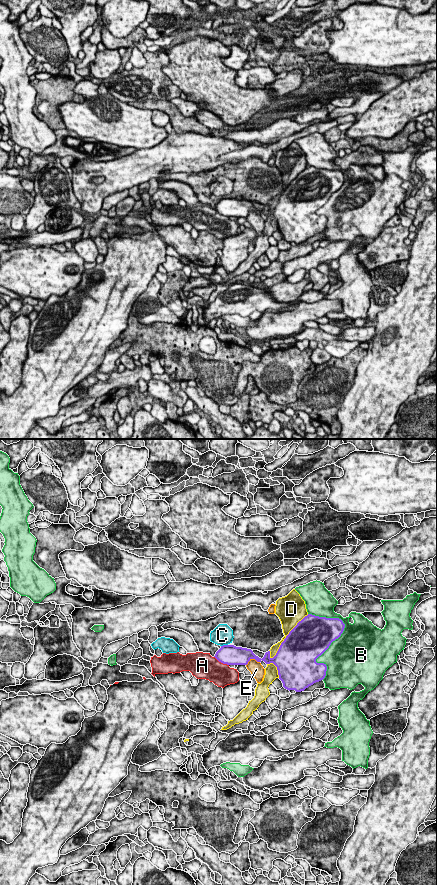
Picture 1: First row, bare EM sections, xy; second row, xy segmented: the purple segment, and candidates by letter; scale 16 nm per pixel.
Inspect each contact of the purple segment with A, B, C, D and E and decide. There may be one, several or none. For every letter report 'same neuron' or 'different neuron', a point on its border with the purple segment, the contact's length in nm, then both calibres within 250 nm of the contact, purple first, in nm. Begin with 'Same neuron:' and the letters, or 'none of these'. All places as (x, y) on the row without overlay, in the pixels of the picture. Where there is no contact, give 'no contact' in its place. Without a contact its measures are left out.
Same neuron: none of these
A: different neuron; contact xy (221, 214); length 280 nm; calibres 320 and 380 nm
B: different neuron; contact xy (339, 188); length 1100 nm; calibres 420 and 500 nm
C: different neuron; contact xy (224, 197); length 120 nm; calibres 320 and 320 nm
D: different neuron; contact xy (286, 188); length 950 nm; calibres 500 and 240 nm
E: different neuron; contact xy (252, 210); length 240 nm; calibres 280 and 220 nm

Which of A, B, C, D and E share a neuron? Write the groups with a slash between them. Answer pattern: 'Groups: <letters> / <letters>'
Groups: A / B / C / D / E

